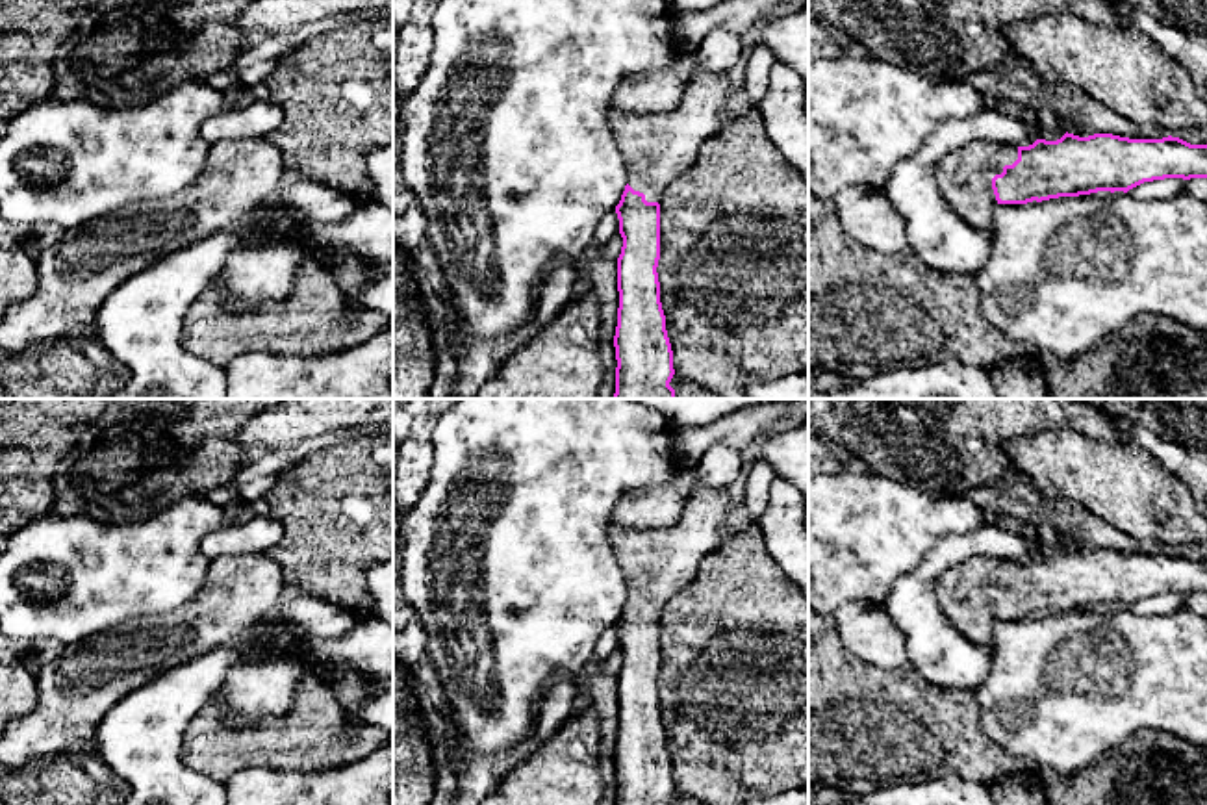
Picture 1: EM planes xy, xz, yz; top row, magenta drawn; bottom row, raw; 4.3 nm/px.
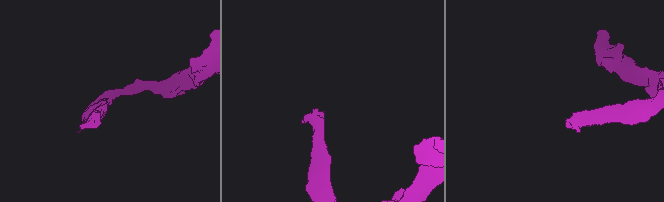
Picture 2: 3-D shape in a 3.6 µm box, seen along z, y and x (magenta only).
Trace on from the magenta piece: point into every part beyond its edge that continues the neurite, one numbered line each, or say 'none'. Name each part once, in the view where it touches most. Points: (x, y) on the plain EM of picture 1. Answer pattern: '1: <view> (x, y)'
1: yz (965, 592)

